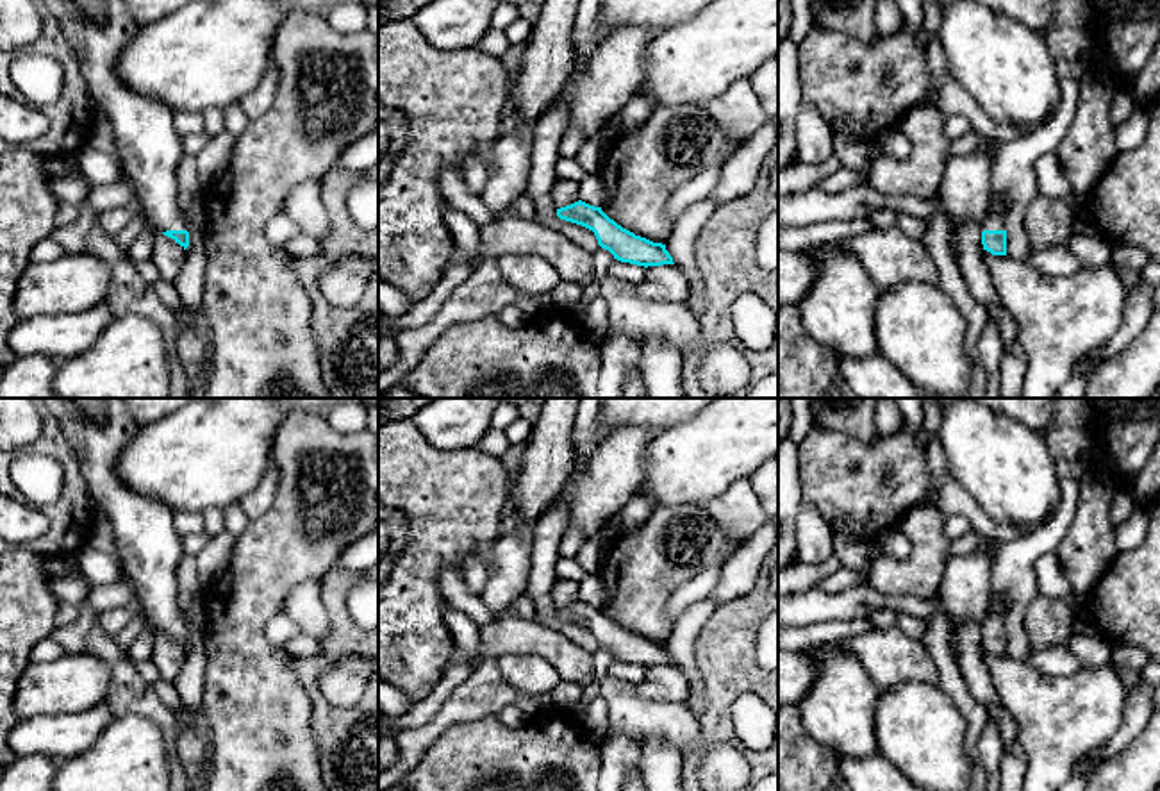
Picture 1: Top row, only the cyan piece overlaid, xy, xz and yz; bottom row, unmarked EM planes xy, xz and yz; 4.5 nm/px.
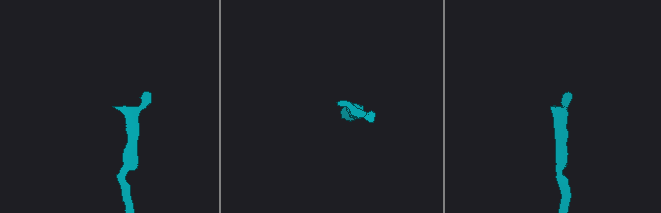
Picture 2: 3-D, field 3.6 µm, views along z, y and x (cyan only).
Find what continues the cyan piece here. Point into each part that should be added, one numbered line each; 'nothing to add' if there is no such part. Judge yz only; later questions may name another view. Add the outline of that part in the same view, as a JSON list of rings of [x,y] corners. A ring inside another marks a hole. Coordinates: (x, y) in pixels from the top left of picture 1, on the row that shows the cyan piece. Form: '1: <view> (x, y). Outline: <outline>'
1: yz (994, 218). Outline: [[[1003,205],[987,207],[982,221],[983,230],[1005,230],[1005,209]]]

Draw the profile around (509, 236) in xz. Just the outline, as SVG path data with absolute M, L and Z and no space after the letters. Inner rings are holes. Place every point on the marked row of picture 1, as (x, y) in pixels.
M509 214L501 220L478 227L478 259L500 259L503 255L541 255L553 264L560 280L569 280L587 287L592 275L592 254L573 243L562 232L539 223Z

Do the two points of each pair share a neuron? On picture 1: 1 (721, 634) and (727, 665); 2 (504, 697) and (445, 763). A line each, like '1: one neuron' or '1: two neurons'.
1: one neuron
2: two neurons

